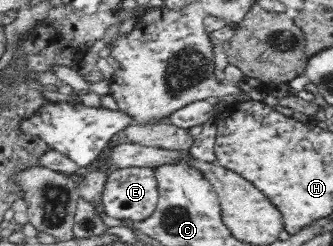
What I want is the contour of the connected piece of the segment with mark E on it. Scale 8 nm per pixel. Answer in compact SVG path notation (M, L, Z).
M125 167L112 169L102 193L102 201L98 207L108 216L117 219L123 217L127 221L143 220L153 215L157 209L159 192L156 168Z

